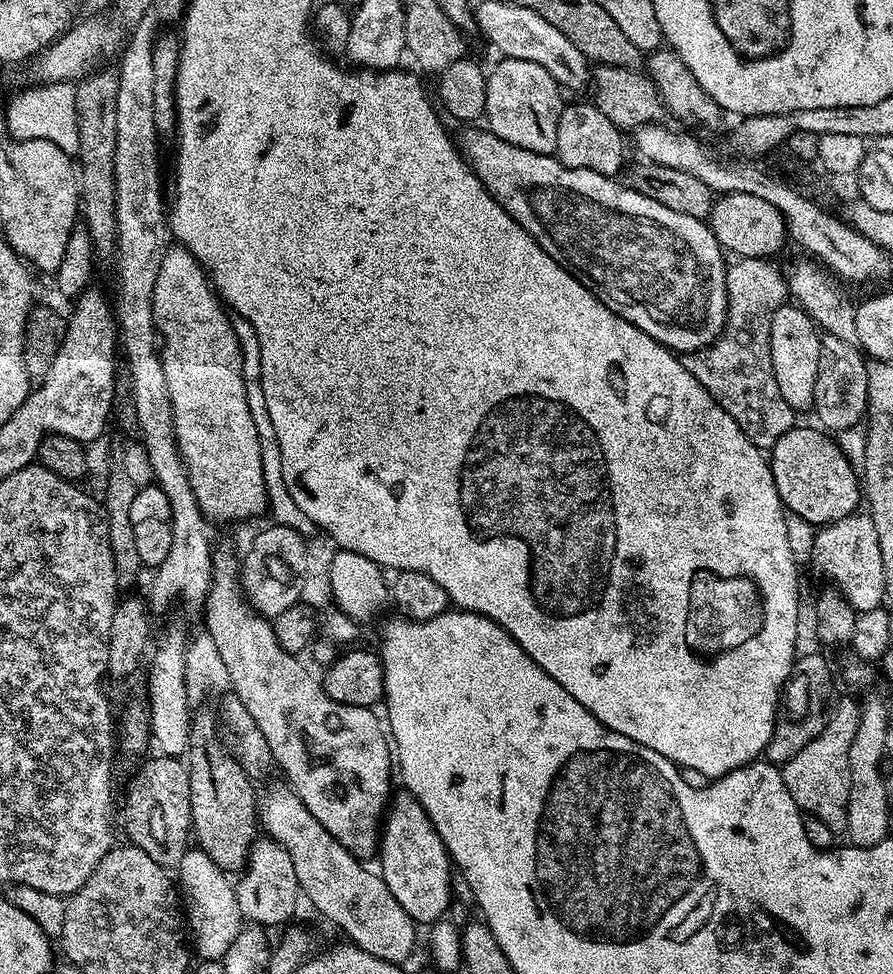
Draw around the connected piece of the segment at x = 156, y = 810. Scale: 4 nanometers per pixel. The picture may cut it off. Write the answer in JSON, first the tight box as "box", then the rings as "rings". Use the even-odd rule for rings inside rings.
{"box":[124,755,192,866],"rings":[[[153,755],[153,760],[148,760],[136,772],[136,777],[128,784],[128,797],[124,800],[124,832],[129,836],[127,838],[134,847],[140,847],[142,851],[154,860],[154,862],[163,866],[176,866],[190,844],[190,833],[192,832],[192,811],[190,810],[190,778],[188,777],[188,769],[183,759],[175,756]]]}

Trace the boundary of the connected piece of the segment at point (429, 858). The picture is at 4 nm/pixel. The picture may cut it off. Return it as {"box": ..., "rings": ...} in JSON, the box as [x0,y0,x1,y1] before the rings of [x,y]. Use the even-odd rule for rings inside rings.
{"box":[379,790,454,926],"rings":[[[406,790],[397,791],[391,797],[380,834],[379,860],[380,876],[402,909],[417,925],[431,926],[447,913],[444,911],[452,900],[454,865],[426,810],[422,810],[420,803]]]}

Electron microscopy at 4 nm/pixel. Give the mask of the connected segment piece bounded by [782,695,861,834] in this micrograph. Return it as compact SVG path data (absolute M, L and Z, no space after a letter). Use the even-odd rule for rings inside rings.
M842 696L835 701L822 731L812 740L805 740L802 750L787 757L782 764L786 790L790 790L790 798L794 798L801 813L826 822L834 834L846 829L846 802L850 798L850 742L854 742L854 730L858 730L861 706L859 699Z

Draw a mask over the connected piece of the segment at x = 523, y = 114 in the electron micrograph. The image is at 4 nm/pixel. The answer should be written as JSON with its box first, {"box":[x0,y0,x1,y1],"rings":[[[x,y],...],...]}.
{"box":[483,58,562,156],"rings":[[[500,58],[487,73],[486,106],[483,119],[486,127],[498,138],[510,142],[514,146],[522,146],[522,150],[534,150],[543,156],[551,156],[558,146],[558,118],[562,107],[562,89],[556,80],[538,66],[538,62],[526,62],[522,58]]]}

